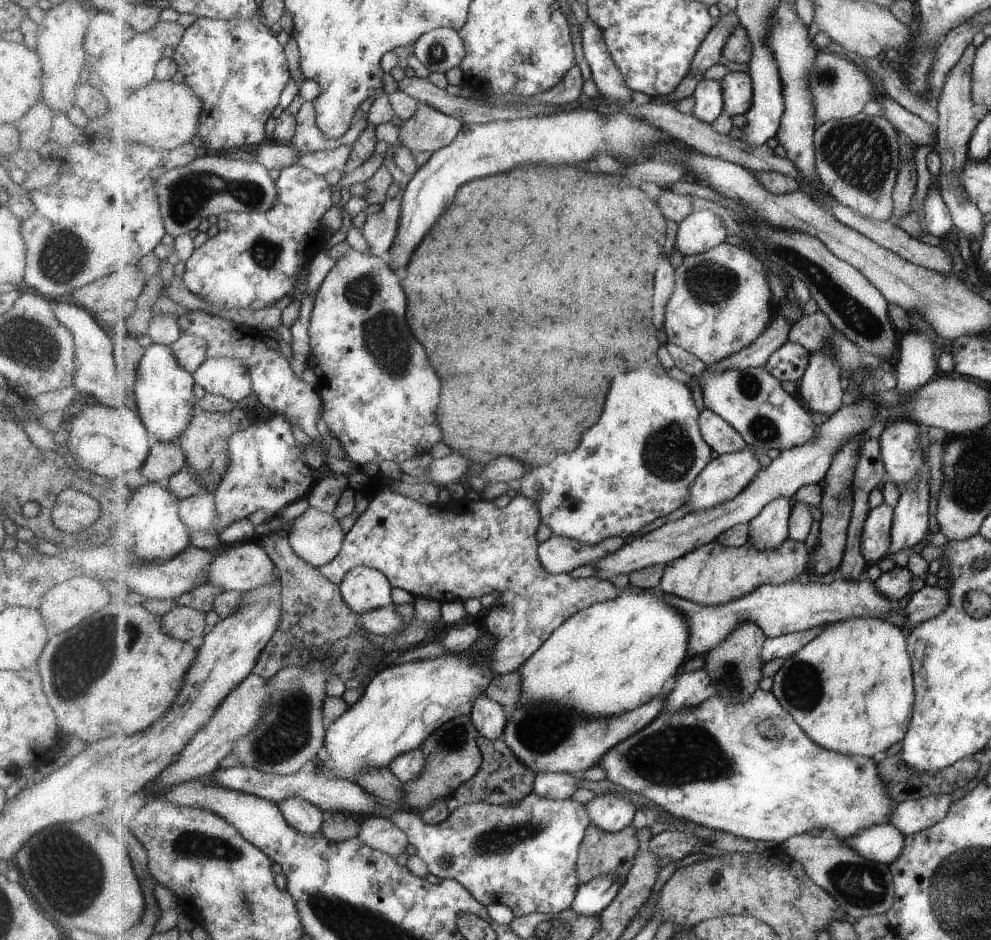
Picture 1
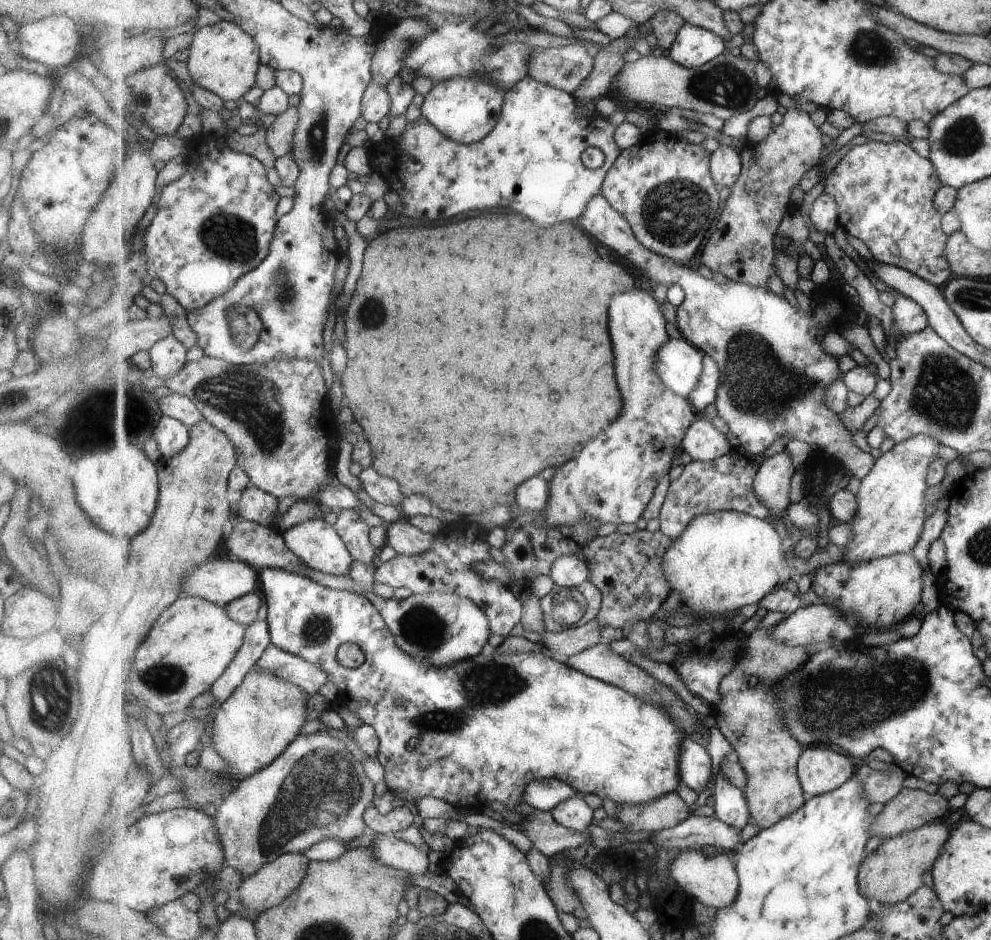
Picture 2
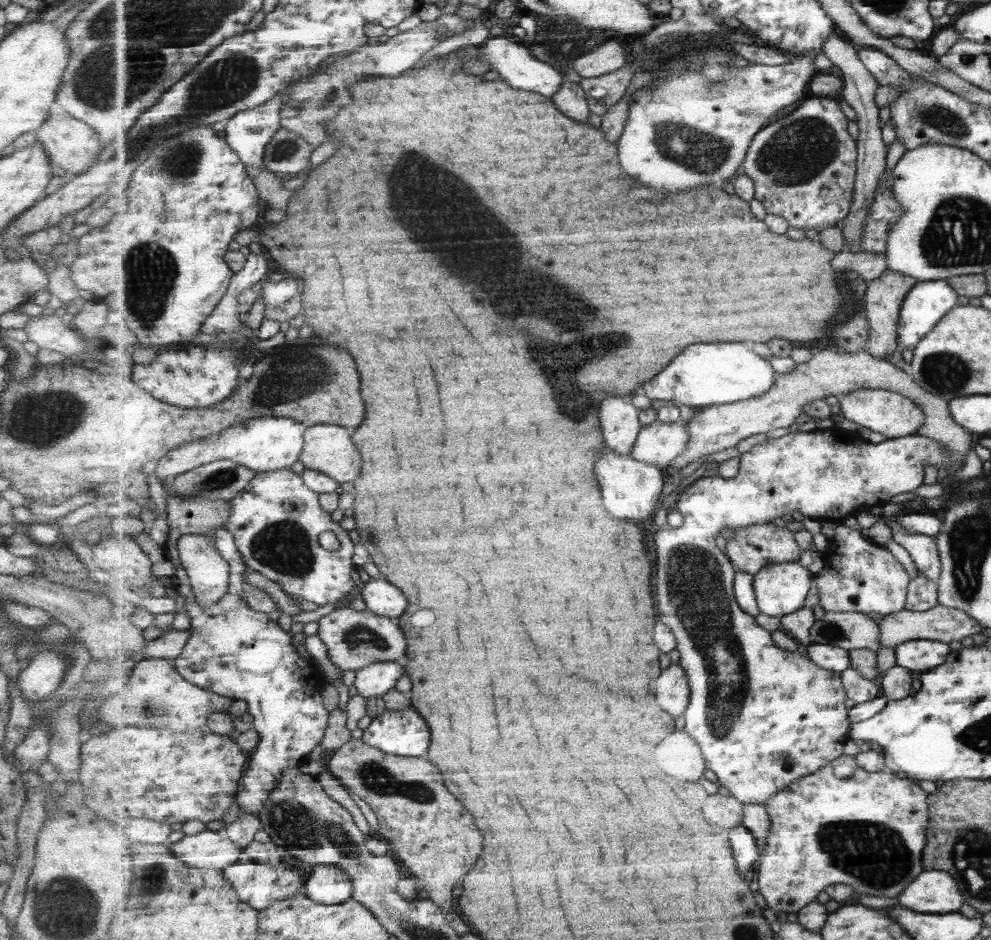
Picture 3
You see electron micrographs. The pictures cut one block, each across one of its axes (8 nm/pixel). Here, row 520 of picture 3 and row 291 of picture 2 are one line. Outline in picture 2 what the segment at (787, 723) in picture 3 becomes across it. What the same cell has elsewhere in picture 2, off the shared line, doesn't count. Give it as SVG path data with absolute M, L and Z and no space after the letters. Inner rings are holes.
M603 190L587 204L587 210L583 212L579 224L583 230L589 230L589 234L593 234L597 242L605 244L607 248L628 259L657 285L663 284L669 288L677 284L684 291L685 298L678 306L675 325L684 339L703 351L705 355L715 358L715 362L719 364L721 386L714 403L715 408L717 415L727 422L731 434L739 439L740 446L753 455L759 455L781 436L786 436L789 442L803 440L814 452L824 452L826 459L848 469L855 478L862 481L868 477L877 459L853 442L853 432L843 426L839 416L831 408L827 408L824 402L827 385L841 374L841 370L839 370L839 357L827 354L821 344L827 332L840 334L843 326L851 322L849 319L855 312L849 308L851 303L847 294L841 290L839 282L819 289L819 295L807 313L792 306L791 302L770 291L767 286L750 286L730 279L718 284L712 278L703 278L697 272L695 263L679 264L675 260L661 258L659 254L647 250L637 240L628 219L609 204Z

